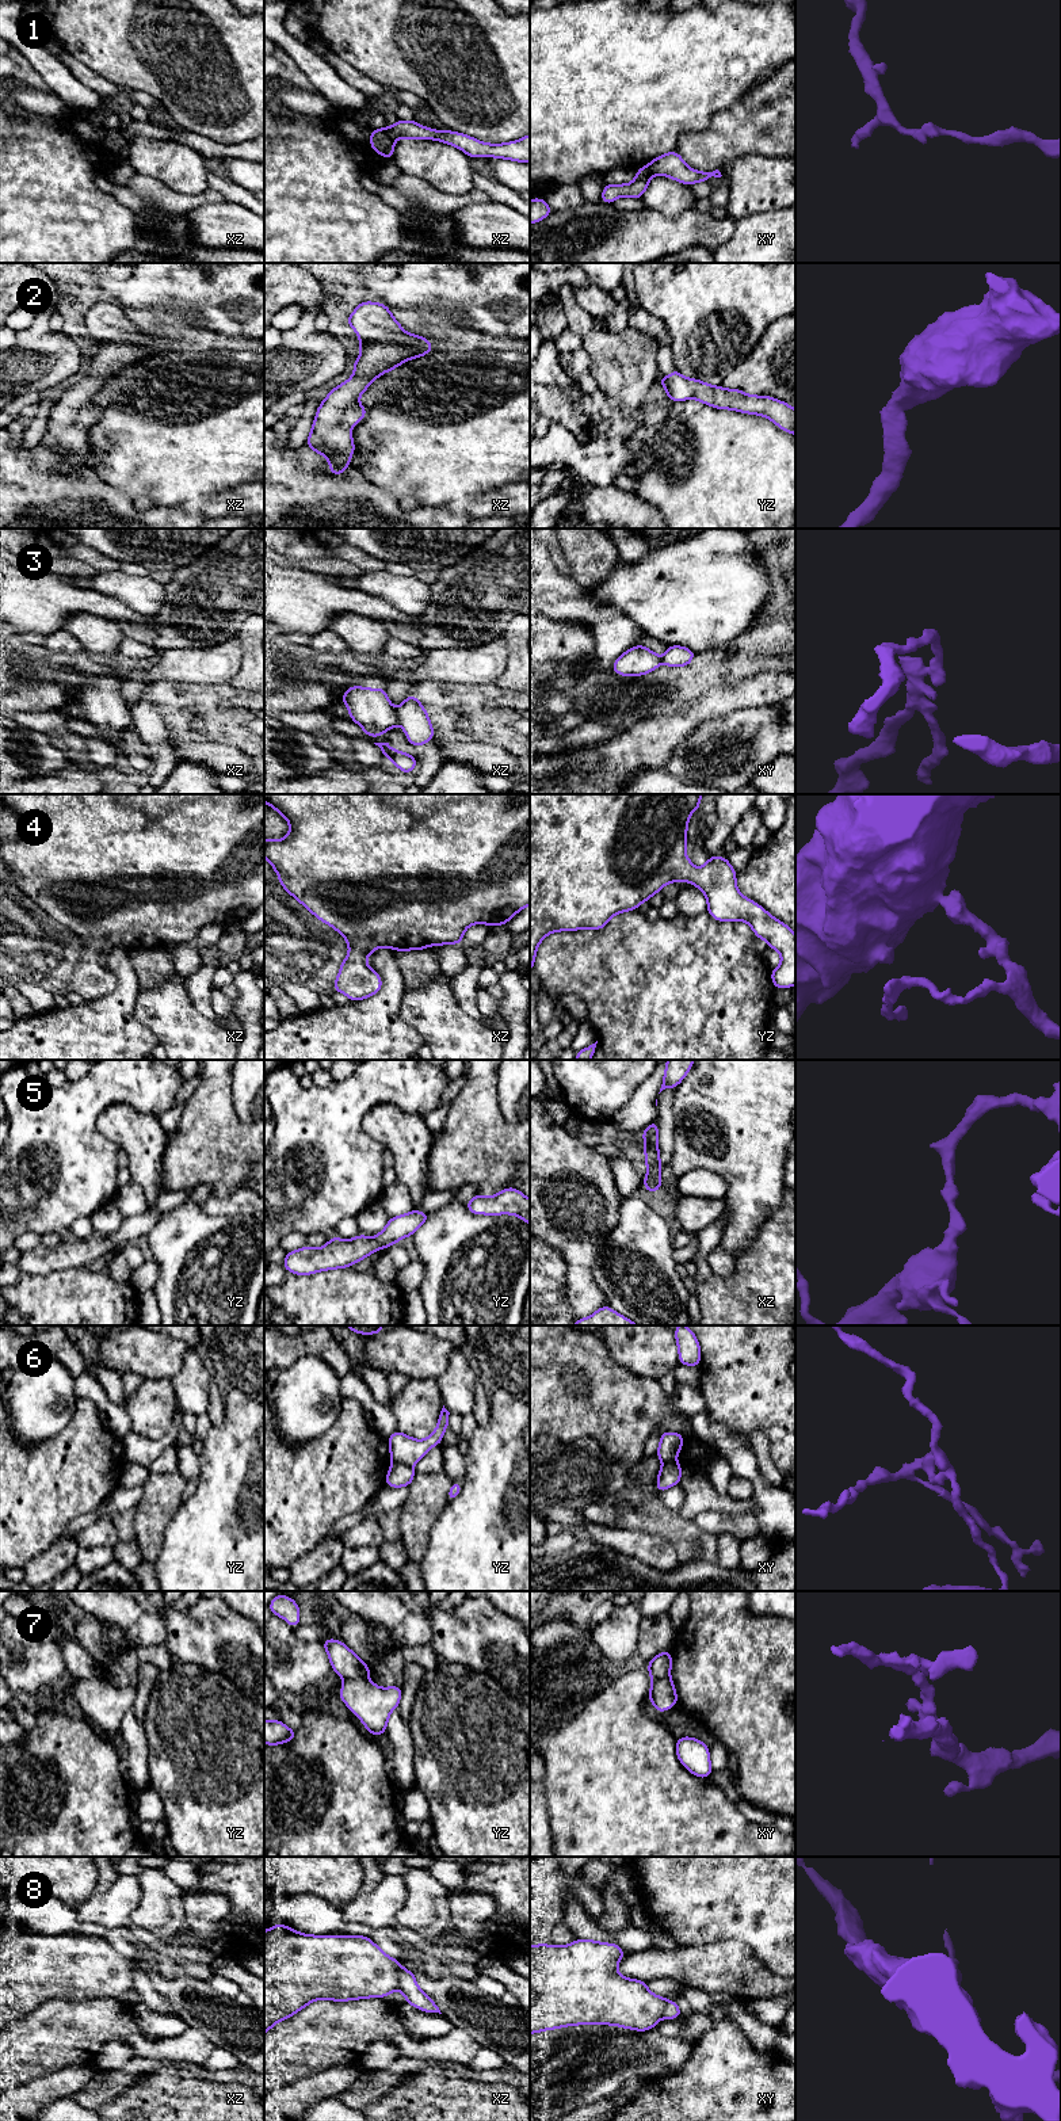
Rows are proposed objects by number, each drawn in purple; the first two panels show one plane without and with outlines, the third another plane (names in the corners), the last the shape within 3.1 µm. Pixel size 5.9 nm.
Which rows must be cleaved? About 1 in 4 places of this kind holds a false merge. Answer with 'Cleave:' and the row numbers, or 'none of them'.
Cleave: 1, 3, 6, 7, 8

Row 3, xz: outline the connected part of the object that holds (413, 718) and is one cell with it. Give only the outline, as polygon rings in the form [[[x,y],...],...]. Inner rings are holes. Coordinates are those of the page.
[[[407,697],[396,712],[398,724],[412,745],[419,747],[434,739],[434,728],[427,710],[416,697]]]

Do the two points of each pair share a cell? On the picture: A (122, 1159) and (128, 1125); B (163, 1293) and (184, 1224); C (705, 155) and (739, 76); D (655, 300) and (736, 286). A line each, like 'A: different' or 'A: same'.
A: different
B: same
C: different
D: same

